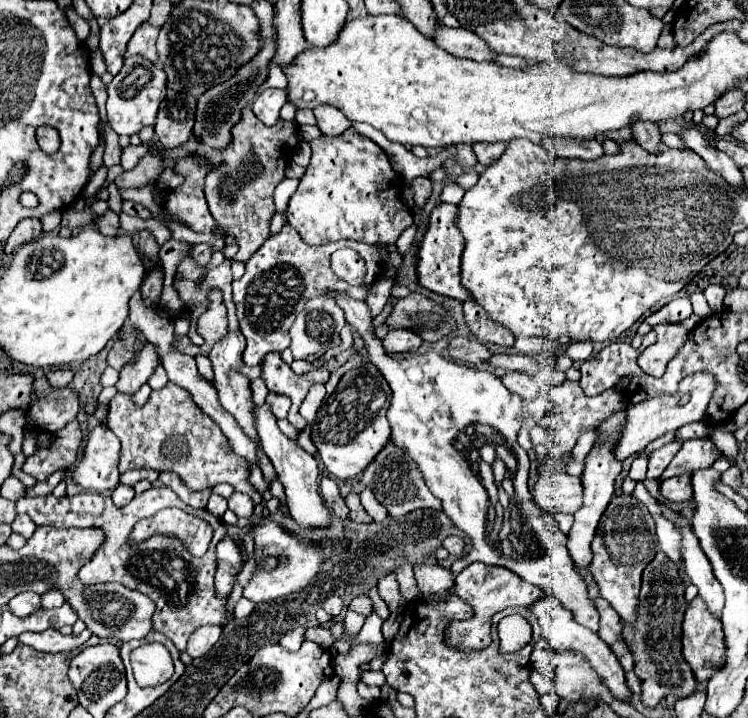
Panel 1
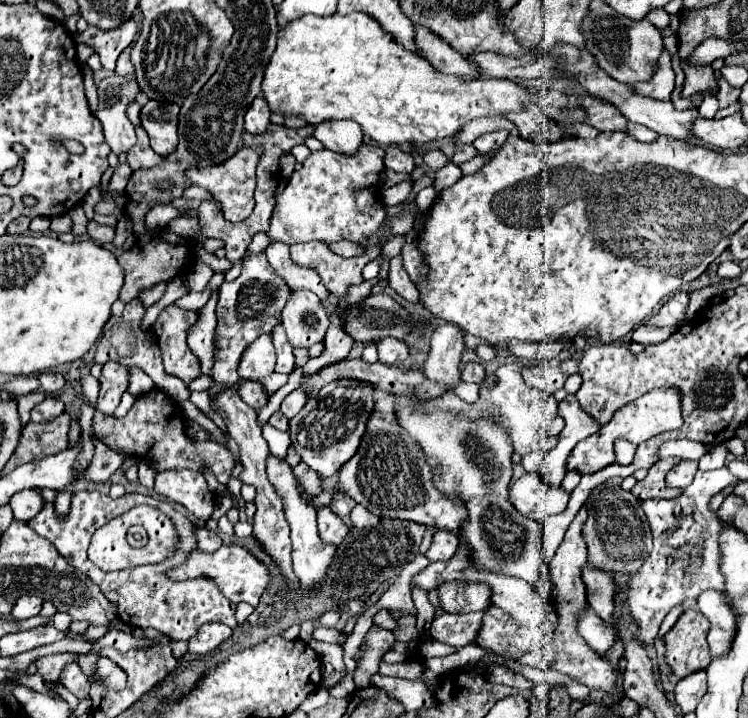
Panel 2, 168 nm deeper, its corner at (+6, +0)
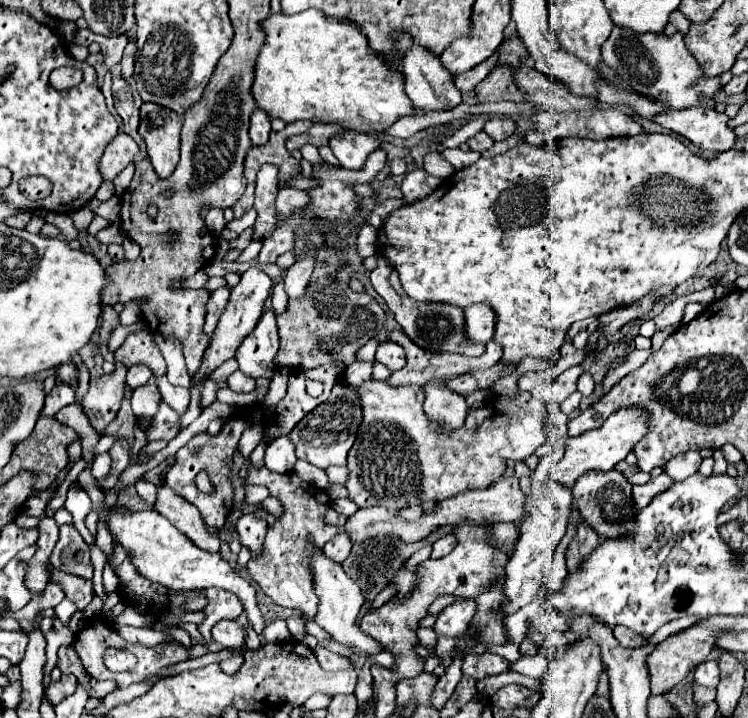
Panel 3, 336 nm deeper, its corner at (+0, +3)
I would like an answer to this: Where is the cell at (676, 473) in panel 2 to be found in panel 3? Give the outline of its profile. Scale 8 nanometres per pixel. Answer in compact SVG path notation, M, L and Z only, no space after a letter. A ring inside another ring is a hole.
M685 452L677 458L671 458L667 464L665 464L665 472L673 478L673 480L685 480L689 476L693 476L699 466L701 466L701 456L699 452Z

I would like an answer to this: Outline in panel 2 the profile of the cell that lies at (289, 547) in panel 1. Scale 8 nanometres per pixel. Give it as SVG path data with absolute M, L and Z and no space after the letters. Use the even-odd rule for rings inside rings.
M225 545L225 547L219 547L215 553L191 551L183 565L167 571L167 577L171 577L171 581L187 581L187 579L195 579L195 577L211 577L211 581L215 581L215 585L221 589L221 593L229 601L233 601L233 603L243 601L243 603L249 603L253 607L257 607L259 597L263 595L263 591L267 587L267 581L269 581L265 565L261 565L241 545Z

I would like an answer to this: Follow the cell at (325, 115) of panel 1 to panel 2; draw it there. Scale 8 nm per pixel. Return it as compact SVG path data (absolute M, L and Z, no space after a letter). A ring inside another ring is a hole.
M325 121L315 127L315 137L323 143L325 149L341 153L341 155L355 155L363 143L363 131L355 121Z

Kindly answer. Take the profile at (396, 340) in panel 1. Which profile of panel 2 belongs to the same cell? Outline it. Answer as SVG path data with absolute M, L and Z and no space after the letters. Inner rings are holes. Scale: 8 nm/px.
M383 337L377 341L377 351L379 351L379 361L385 365L395 365L407 359L409 349L403 341L393 339L393 337Z

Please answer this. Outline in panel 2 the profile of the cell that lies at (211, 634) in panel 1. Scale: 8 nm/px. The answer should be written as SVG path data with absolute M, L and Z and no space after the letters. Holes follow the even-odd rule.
M207 623L199 629L199 633L195 637L189 639L189 653L197 653L197 655L205 655L209 651L213 651L217 645L221 645L223 641L227 641L227 637L231 637L231 627L223 625L223 623Z

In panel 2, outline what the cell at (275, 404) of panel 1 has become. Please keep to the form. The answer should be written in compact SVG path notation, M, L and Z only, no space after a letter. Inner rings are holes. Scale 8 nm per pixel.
M243 379L243 381L241 381L241 387L239 387L237 391L239 391L241 399L243 399L245 403L249 403L251 407L255 407L255 409L261 409L261 407L267 405L267 395L265 395L261 383L257 383L257 381L247 381L247 379Z

